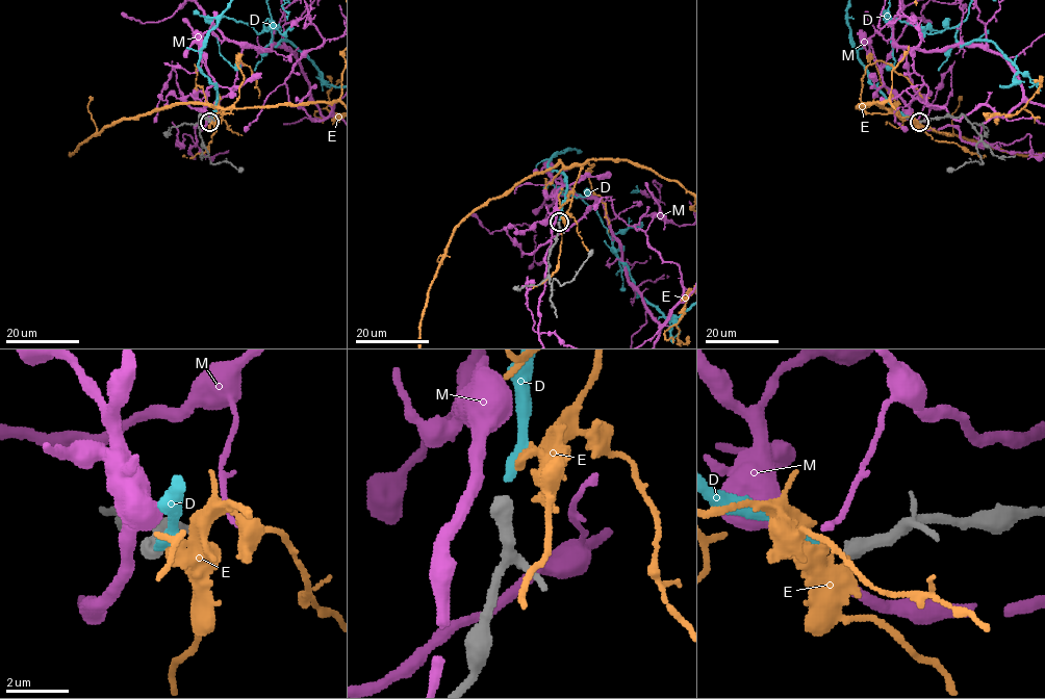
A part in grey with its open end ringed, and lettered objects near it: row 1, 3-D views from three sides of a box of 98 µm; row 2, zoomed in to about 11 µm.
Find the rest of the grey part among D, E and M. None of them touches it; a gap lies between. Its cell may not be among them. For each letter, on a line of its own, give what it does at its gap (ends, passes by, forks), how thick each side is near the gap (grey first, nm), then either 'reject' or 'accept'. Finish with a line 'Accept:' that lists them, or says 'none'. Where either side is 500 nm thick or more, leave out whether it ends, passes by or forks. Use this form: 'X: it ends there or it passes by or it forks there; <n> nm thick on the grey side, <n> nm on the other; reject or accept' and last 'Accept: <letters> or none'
D: 500 nm thick on the grey side, 340 nm on the other; accept
E: 500 nm thick on the grey side, 400 nm on the other; reject
M: 500 nm thick on the grey side, 400 nm on the other; reject
Accept: D

